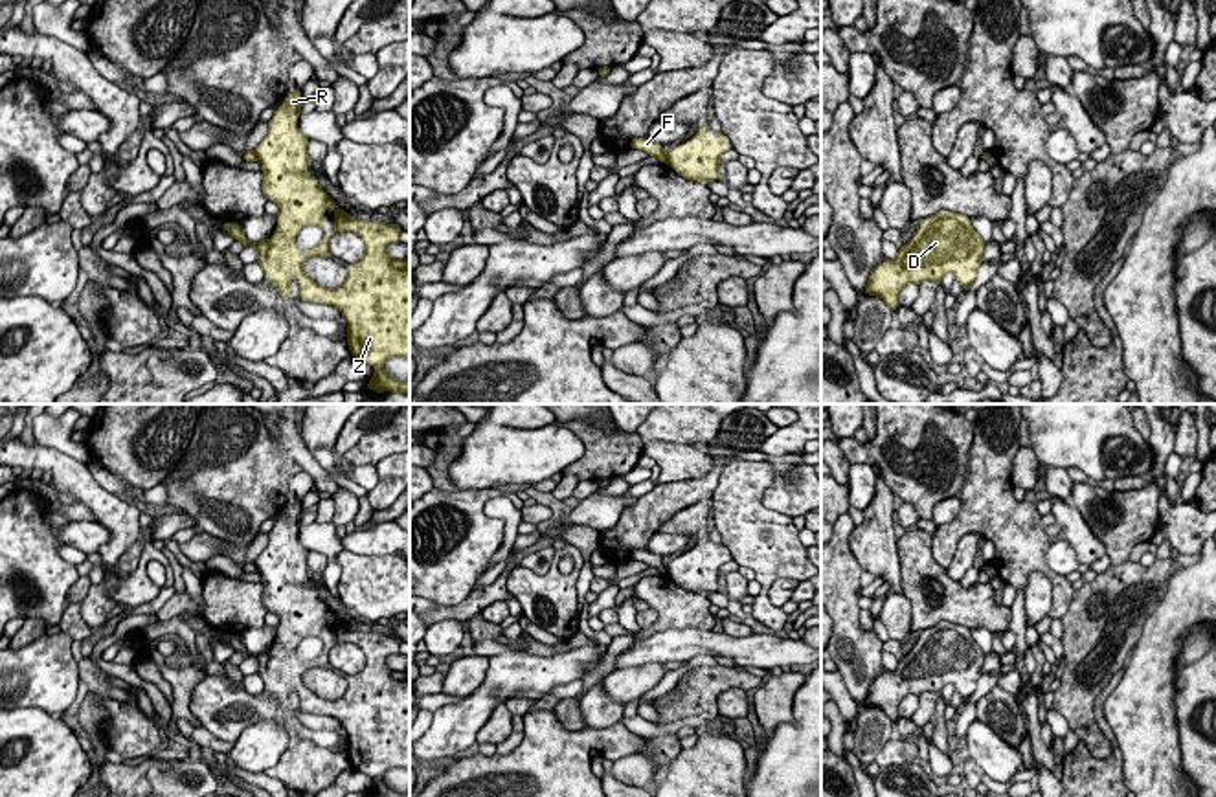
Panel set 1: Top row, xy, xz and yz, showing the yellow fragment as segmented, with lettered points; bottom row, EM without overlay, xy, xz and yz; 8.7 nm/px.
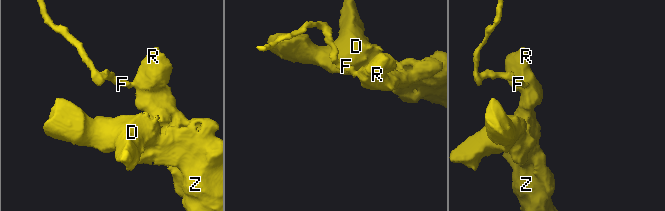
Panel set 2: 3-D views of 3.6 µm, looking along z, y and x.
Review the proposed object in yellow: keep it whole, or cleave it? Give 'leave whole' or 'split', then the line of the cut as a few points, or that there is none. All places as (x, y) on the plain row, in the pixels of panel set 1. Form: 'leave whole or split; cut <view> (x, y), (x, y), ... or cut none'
split; cut xz (665, 566), (667, 573)

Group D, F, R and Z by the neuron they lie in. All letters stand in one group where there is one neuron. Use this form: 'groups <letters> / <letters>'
groups D R Z / F

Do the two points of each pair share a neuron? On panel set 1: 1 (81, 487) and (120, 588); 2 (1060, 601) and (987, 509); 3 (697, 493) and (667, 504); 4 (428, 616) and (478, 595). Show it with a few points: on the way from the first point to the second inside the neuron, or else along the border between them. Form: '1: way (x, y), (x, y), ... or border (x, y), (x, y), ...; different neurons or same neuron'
1: way (107, 511), (116, 520), (109, 562); same neuron
2: way (1055, 579), (1009, 531); same neuron
3: way (689, 493), (675, 496); same neuron
4: way (441, 612), (461, 612), (465, 608); same neuron

